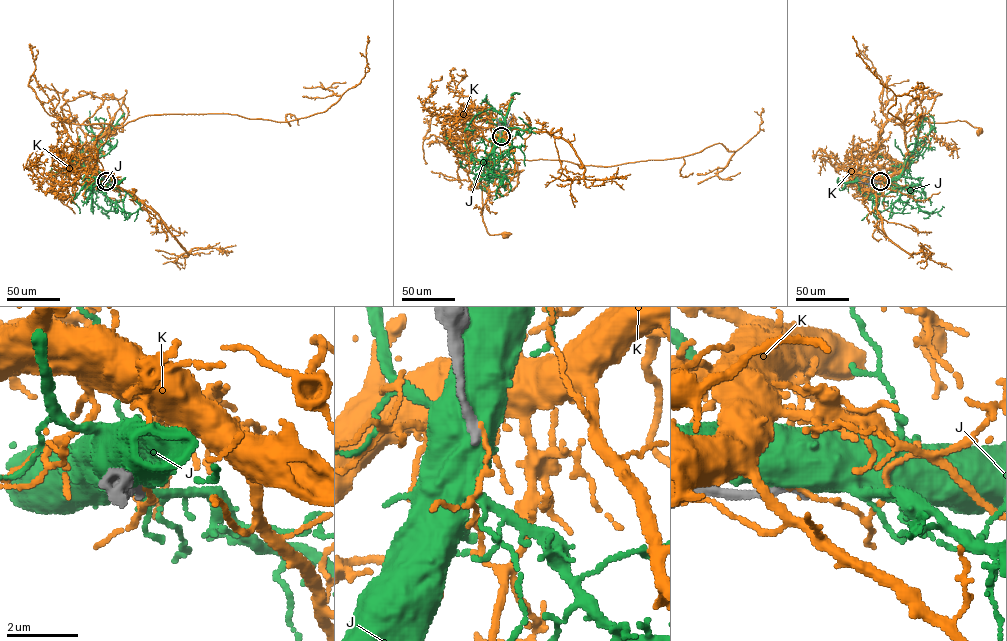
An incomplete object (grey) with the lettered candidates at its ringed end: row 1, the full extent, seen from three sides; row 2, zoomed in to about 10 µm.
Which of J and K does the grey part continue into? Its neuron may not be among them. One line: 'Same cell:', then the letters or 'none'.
Same cell: none

